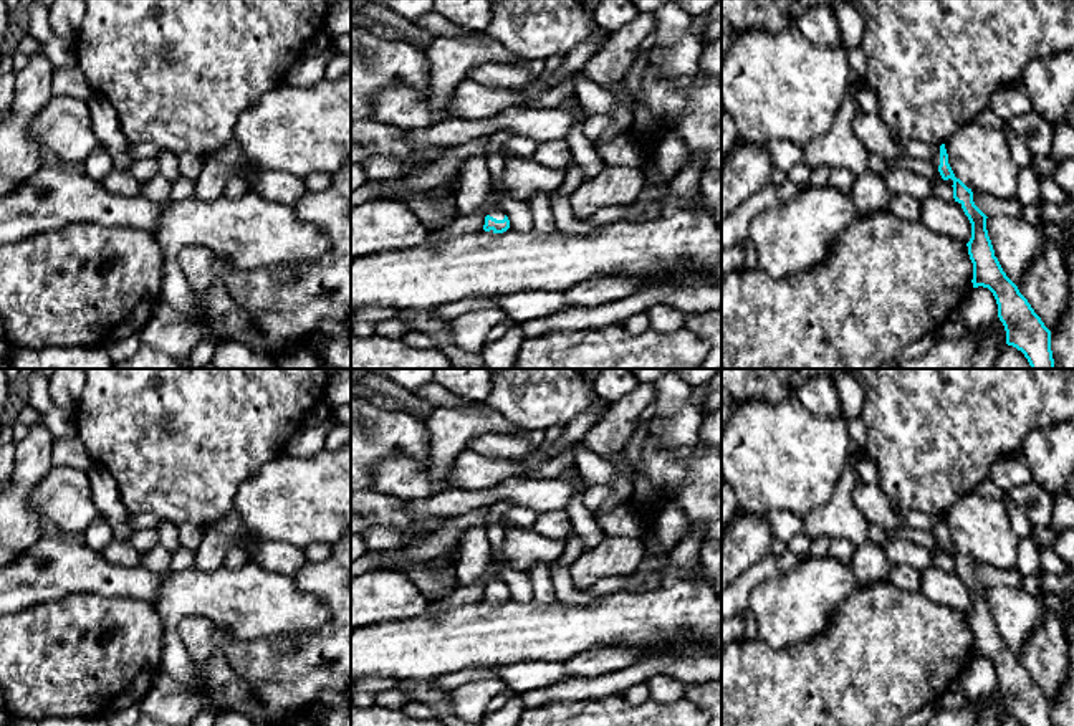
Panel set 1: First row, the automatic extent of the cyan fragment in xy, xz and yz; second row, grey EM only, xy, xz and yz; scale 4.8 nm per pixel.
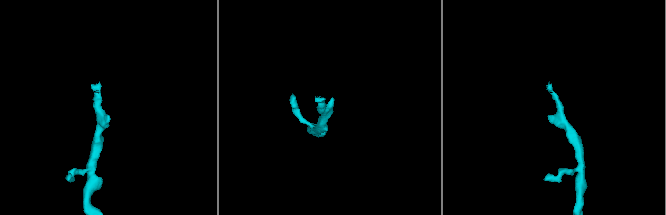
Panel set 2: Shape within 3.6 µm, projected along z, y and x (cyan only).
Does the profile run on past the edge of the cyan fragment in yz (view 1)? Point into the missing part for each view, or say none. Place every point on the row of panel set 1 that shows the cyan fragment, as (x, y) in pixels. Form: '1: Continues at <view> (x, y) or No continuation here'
1: Continues at yz (935, 159)

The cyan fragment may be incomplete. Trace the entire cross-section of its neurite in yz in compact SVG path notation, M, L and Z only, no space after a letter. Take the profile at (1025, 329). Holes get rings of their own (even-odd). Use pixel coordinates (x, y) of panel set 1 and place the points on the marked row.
M945 144L932 157L943 180L953 187L958 202L971 223L971 238L966 243L973 263L973 288L988 288L998 304L998 318L1006 331L1006 344L1024 354L1031 369L1054 369L1051 331L1034 313L1018 286L1006 276L986 230L986 215L975 205L973 192L955 177Z

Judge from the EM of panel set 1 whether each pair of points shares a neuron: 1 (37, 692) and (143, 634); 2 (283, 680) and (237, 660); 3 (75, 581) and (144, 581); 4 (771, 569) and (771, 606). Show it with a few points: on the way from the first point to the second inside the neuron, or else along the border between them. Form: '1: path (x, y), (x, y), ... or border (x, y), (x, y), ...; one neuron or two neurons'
1: path (63, 673), (80, 657), (105, 657), (116, 645); one neuron
2: path (272, 680), (254, 677), (249, 672); one neuron
3: path (91, 574), (110, 574), (116, 581), (128, 581); one neuron
4: border (803, 561), (763, 579), (753, 589), (747, 607); two neurons

